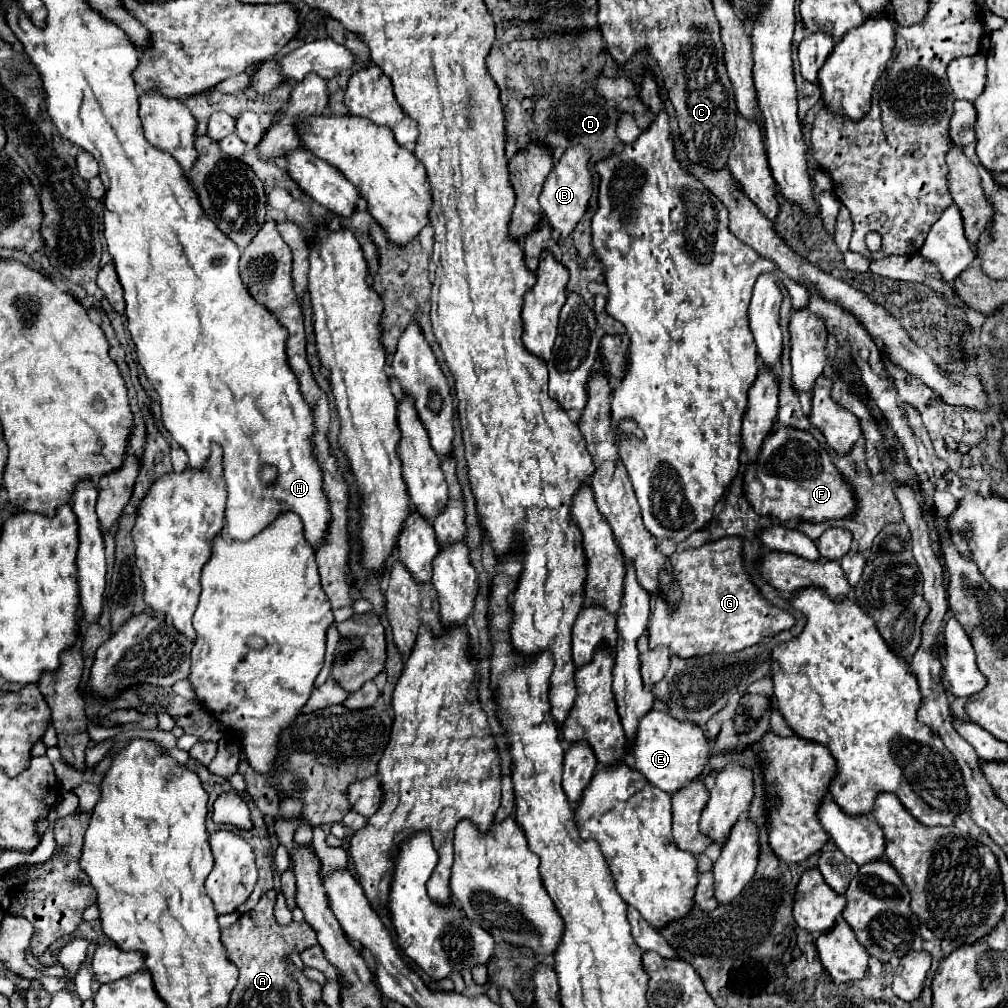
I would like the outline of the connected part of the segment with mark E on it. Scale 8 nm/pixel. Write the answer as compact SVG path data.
M648 711L638 721L638 731L634 737L634 743L626 747L628 761L632 763L632 769L640 771L654 787L672 793L680 789L690 779L698 777L710 757L708 741L700 727L696 727L690 721L678 721L674 717L668 717L660 711Z

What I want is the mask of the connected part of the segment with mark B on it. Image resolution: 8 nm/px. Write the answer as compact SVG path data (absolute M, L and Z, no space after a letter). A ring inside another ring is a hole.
M584 147L568 149L560 157L558 165L554 165L554 169L548 175L548 179L544 183L544 189L540 193L540 205L544 209L544 219L546 219L548 227L552 227L562 239L566 239L574 231L574 227L582 219L582 215L586 211L586 205L588 205L588 199L592 195L592 175L586 169L588 159L590 159L588 155L590 153Z

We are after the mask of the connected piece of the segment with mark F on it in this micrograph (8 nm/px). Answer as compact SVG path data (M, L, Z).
M778 427L764 439L758 459L748 463L743 485L745 497L754 507L754 511L758 515L774 517L780 523L786 523L786 521L820 523L826 519L840 519L840 517L852 515L856 507L850 487L842 481L842 473L838 473L838 469L832 465L832 459L826 453L826 449L808 431L800 431L794 427Z

